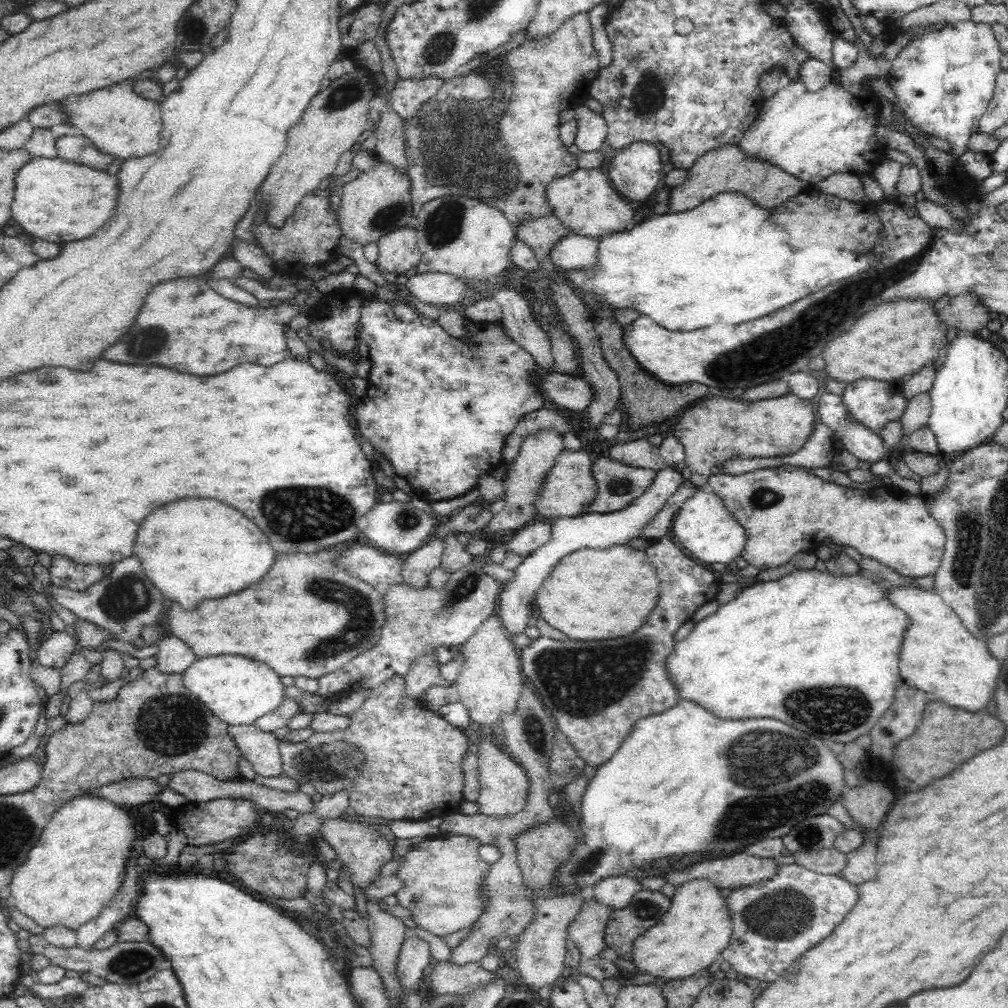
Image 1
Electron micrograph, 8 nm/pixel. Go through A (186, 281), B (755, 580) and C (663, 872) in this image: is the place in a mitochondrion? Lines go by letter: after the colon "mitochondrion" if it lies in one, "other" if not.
A: other
B: other
C: other

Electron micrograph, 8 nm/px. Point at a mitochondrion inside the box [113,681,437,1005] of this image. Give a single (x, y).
(169, 726)

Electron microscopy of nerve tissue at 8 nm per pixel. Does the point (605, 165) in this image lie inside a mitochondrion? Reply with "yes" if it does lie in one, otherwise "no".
no

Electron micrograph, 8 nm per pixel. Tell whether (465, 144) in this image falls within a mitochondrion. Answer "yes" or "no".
yes

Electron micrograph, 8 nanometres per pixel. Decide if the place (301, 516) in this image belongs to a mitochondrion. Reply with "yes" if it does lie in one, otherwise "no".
yes

